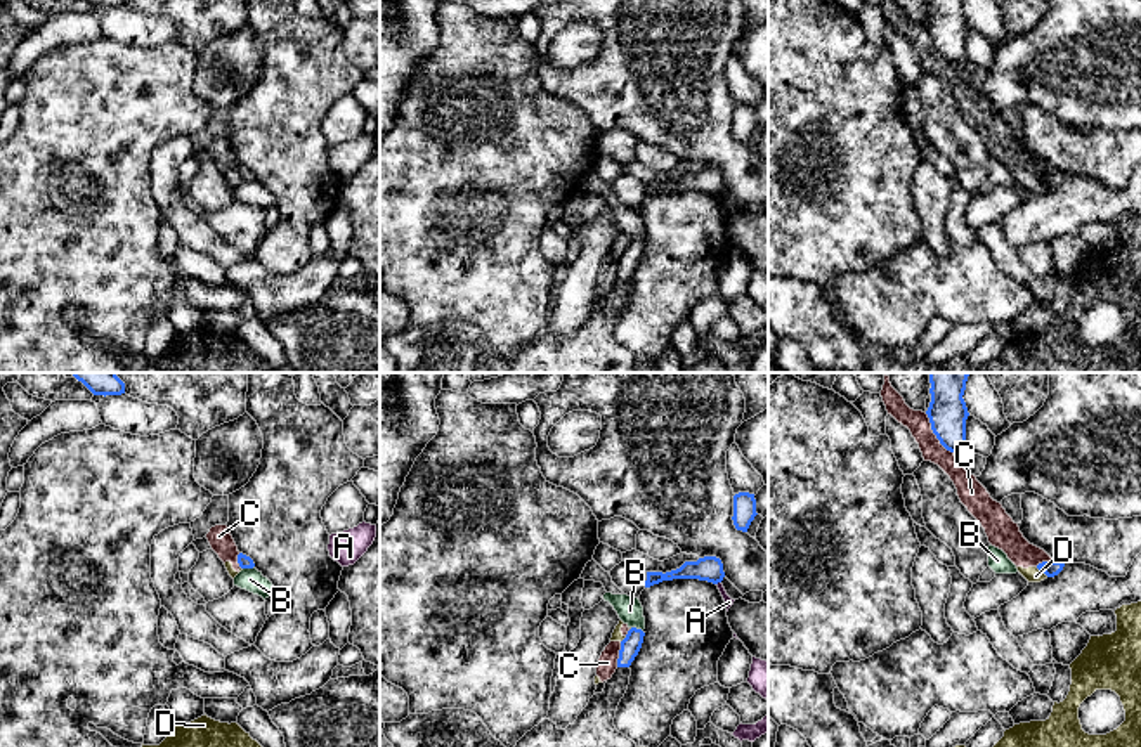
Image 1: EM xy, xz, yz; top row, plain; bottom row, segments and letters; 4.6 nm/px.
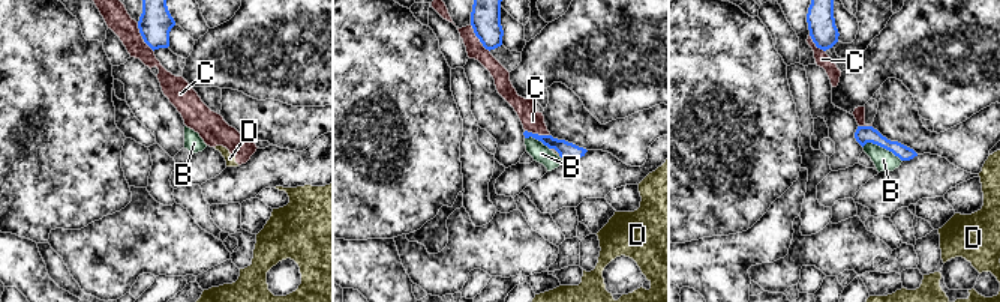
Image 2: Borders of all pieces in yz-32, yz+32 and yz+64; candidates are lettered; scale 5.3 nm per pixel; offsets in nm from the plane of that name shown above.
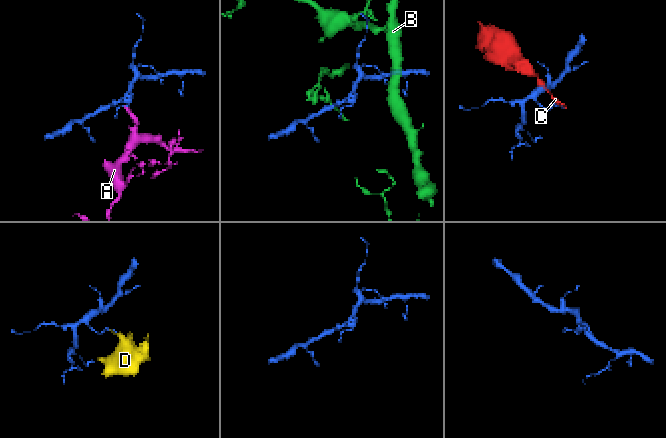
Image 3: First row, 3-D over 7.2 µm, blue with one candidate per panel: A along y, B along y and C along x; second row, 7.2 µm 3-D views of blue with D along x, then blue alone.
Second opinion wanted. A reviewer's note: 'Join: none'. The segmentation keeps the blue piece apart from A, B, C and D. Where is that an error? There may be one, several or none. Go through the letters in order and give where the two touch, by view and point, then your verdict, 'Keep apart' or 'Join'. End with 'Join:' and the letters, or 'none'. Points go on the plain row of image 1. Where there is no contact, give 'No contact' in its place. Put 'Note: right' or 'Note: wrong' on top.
Note: right
A: Touches blue at xz (718, 193). Keep apart
B: Touches blue at xy (248, 179). Keep apart
C: Touches blue at yz (933, 44). Keep apart
D: Touches blue at yz (1043, 182). Keep apart
Join: none

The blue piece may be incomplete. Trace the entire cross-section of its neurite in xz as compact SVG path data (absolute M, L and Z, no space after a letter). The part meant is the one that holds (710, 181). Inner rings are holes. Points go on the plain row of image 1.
M704 168L697 173L685 173L680 180L671 184L647 184L645 199L650 199L654 196L659 196L662 192L673 192L673 191L699 191L707 192L713 196L721 194L725 189L723 175L716 168Z

